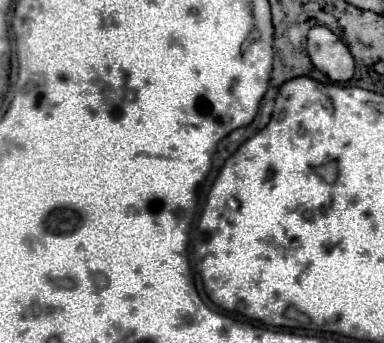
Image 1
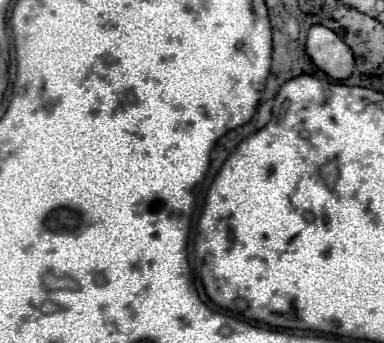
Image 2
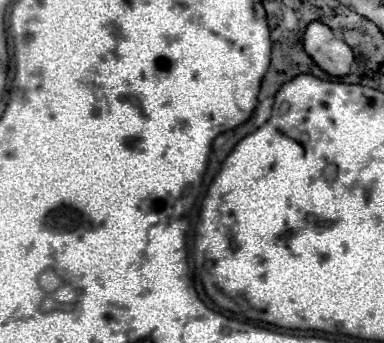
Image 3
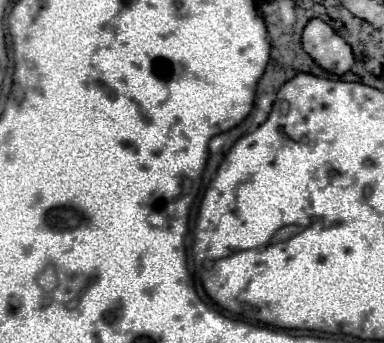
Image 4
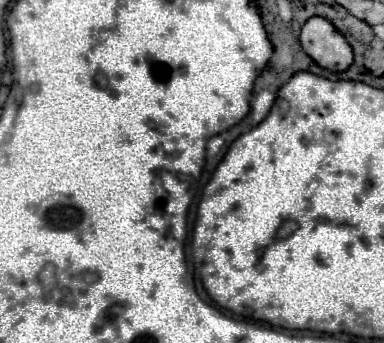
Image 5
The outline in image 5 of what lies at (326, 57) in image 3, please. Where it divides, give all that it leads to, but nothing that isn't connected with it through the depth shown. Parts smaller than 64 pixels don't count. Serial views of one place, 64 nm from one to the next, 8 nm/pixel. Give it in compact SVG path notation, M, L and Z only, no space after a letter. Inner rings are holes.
M312 16L300 34L302 50L322 68L342 72L352 64L352 48L344 36L322 16Z

